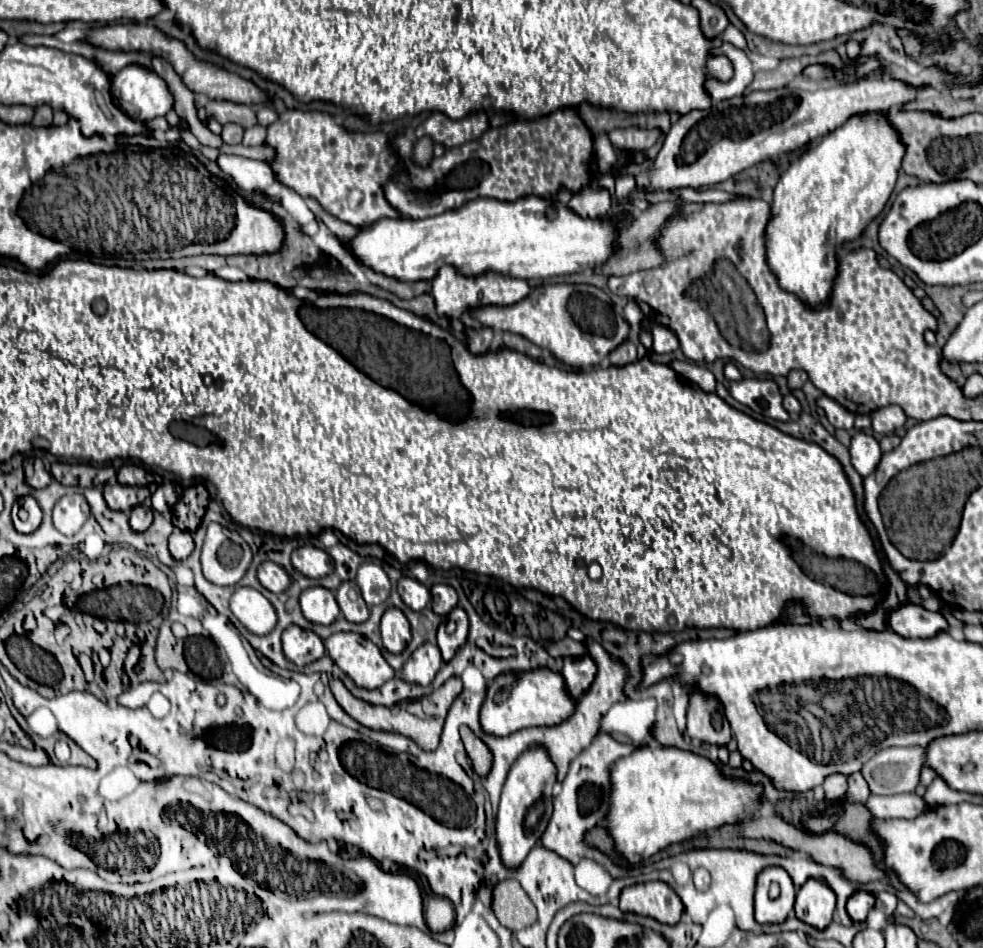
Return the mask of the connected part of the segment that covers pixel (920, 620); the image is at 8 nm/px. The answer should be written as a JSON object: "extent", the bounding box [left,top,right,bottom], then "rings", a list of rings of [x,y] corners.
{"extent":[887,604,947,638],"rings":[[[903,604],[887,618],[889,628],[903,638],[931,638],[947,630],[947,620],[939,612],[929,612],[917,604]]]}

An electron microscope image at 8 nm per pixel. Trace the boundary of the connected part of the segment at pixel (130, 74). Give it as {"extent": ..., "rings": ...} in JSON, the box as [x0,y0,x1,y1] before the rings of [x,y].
{"extent":[111,64,173,122],"rings":[[[129,64],[121,72],[117,72],[111,78],[111,94],[113,102],[129,116],[135,118],[135,122],[147,122],[157,116],[165,116],[169,110],[173,110],[173,94],[167,90],[167,82],[159,78],[151,68],[145,68],[141,64]]]}

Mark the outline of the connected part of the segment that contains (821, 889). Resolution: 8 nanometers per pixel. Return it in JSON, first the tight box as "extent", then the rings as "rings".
{"extent":[795,878,835,928],"rings":[[[809,878],[797,892],[795,912],[805,924],[825,928],[833,920],[835,902],[835,892],[825,882],[819,882],[819,878]]]}

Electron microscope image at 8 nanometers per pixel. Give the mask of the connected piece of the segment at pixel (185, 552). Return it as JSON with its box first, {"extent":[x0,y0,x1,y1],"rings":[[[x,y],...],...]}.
{"extent":[169,528,193,560],"rings":[[[175,528],[173,534],[169,536],[169,552],[175,560],[187,560],[193,552],[193,538],[189,532]]]}

